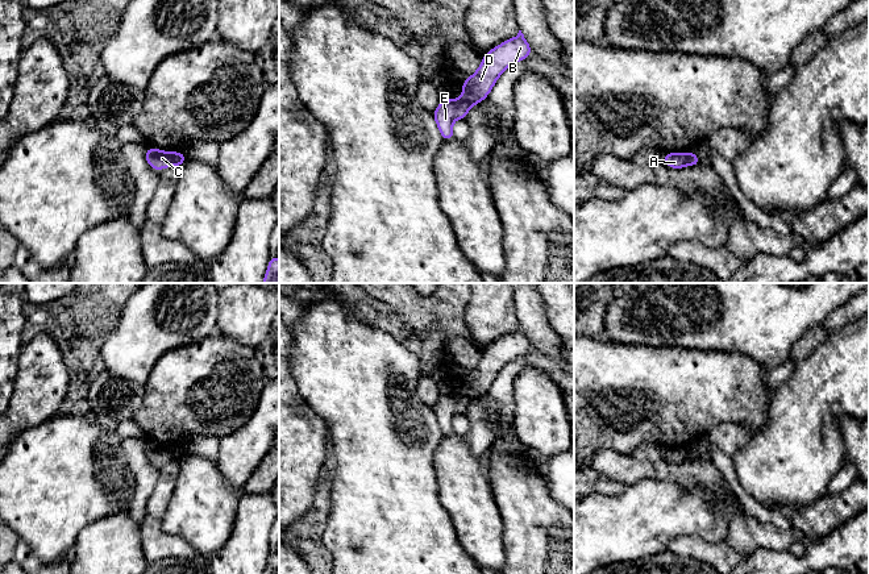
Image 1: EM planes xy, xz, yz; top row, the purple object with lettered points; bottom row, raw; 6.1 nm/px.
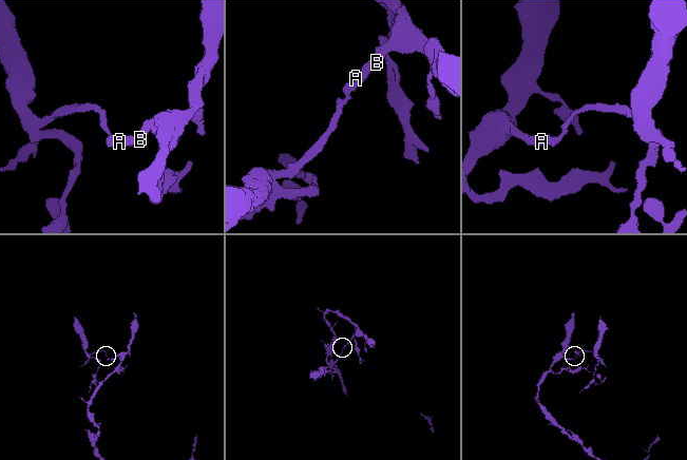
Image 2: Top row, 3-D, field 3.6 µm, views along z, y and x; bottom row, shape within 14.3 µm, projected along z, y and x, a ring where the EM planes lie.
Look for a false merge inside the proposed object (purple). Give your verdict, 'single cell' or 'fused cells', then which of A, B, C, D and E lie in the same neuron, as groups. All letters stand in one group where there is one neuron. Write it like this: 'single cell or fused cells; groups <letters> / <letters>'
fused cells; groups A B D / C E

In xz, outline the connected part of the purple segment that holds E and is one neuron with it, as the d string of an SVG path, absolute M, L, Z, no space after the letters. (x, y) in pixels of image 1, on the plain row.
M449 394L440 396L432 409L444 437L456 433L452 424L453 416L457 413L465 415L471 402L473 400L463 394Z

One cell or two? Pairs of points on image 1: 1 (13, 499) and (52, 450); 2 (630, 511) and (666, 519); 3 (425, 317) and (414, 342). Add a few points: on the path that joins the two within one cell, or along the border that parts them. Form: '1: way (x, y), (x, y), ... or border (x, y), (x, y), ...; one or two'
1: way (25, 487), (50, 462); one
2: way (639, 515), (657, 515); one
3: border (395, 313), (416, 333), (439, 329), (445, 342); two

